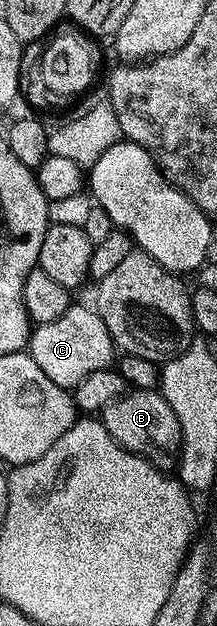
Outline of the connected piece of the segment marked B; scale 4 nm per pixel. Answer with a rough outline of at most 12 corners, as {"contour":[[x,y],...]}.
{"contour":[[158,390],[102,408],[109,437],[154,467],[174,468],[177,415]]}

